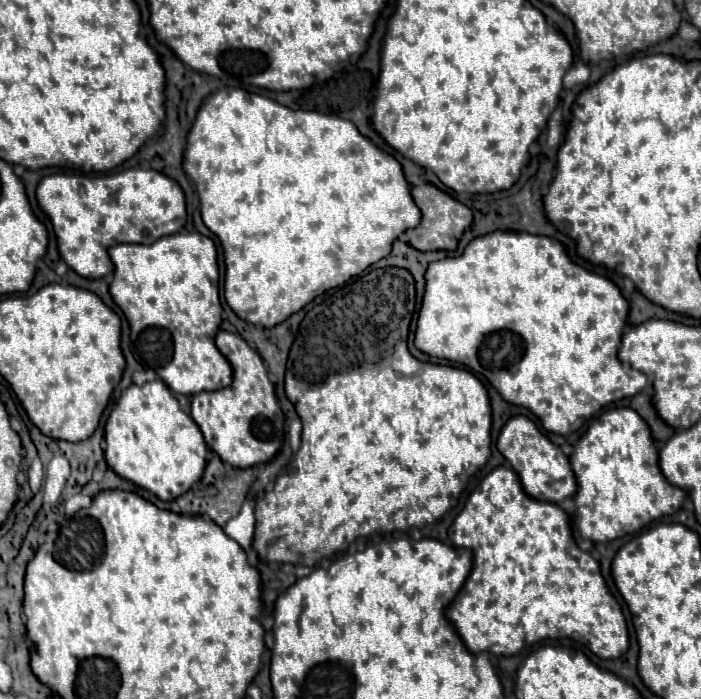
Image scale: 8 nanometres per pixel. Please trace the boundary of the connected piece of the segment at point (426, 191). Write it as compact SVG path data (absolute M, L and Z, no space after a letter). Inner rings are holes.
M432 184L414 186L412 188L412 198L414 198L416 206L422 210L422 222L416 228L406 232L410 246L414 246L416 250L424 250L424 252L426 250L456 250L464 230L474 220L472 210L468 206L464 206L462 202L454 200L450 194L432 186Z

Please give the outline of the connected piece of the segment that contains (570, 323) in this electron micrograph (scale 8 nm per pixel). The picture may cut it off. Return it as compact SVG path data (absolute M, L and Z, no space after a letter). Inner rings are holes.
M496 230L496 232L490 232L486 236L474 238L466 246L462 256L444 258L444 260L432 262L428 266L428 270L426 270L426 294L424 294L422 310L420 310L420 316L418 316L418 328L416 328L416 346L430 356L446 358L450 362L456 362L456 364L472 370L478 376L484 376L502 394L504 400L532 410L542 420L542 426L548 432L568 434L568 432L582 428L582 426L576 426L576 424L586 422L606 404L622 400L622 398L630 398L630 396L638 394L646 384L650 384L648 378L642 372L638 372L630 366L624 366L618 358L618 350L620 350L620 342L622 342L622 330L624 330L624 324L628 320L628 312L630 312L630 304L622 296L620 288L610 278L574 264L568 256L564 244L560 244L558 240L552 240L548 236L528 234L528 232L504 232L504 230L500 232L500 230Z

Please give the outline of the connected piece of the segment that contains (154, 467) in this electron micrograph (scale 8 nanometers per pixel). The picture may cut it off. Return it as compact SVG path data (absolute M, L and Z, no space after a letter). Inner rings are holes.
M162 380L146 382L142 386L132 384L126 394L118 400L114 410L110 412L110 418L106 422L106 462L108 466L122 478L150 490L162 500L174 500L180 494L188 492L200 478L206 466L206 442L198 428L198 424L192 420L190 414L186 414L170 388Z

